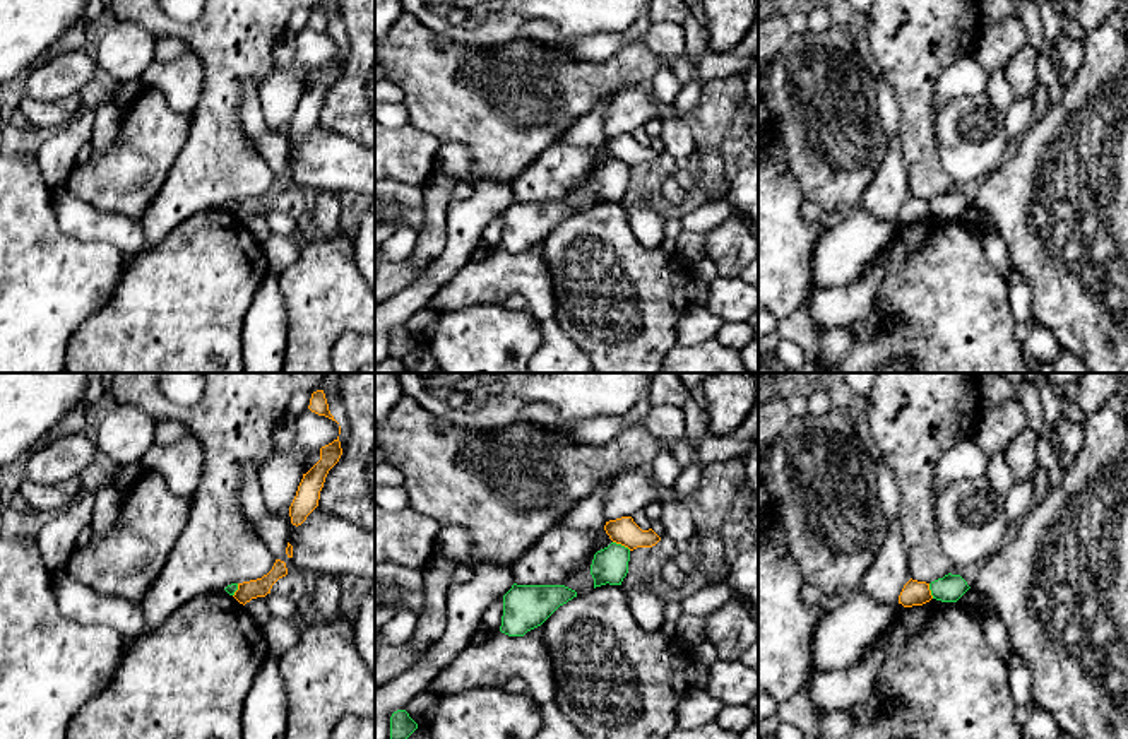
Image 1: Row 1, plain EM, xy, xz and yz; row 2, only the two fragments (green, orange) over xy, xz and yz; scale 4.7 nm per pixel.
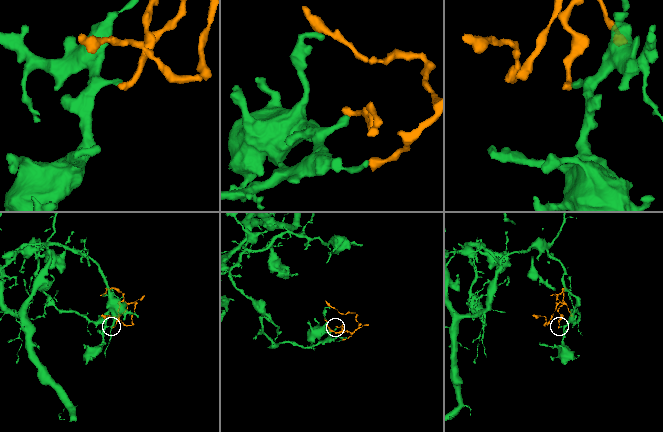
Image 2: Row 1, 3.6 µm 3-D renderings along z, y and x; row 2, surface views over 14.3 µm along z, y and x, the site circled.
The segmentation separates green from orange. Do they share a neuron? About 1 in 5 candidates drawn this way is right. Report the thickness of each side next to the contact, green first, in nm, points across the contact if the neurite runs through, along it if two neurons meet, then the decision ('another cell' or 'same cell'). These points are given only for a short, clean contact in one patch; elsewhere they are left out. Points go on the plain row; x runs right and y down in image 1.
170 nm thick on the green side, 130 nm on the other; border along xz (613, 158), (630, 166); another cell

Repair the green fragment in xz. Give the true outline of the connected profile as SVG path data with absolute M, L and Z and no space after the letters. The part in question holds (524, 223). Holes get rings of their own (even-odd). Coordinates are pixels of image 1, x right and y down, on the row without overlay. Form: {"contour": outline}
{"contour": "M517 202L503 212L500 248L508 253L524 253L541 243L560 222L577 214L565 202Z"}

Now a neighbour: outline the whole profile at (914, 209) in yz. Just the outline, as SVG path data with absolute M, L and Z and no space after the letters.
M911 195L899 212L899 221L902 221L904 224L912 224L912 222L923 222L931 216L933 212L929 207L929 200Z

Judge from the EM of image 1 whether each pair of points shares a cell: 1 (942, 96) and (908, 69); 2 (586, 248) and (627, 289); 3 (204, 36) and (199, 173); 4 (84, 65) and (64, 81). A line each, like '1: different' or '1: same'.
1: different
2: same
3: same
4: same

